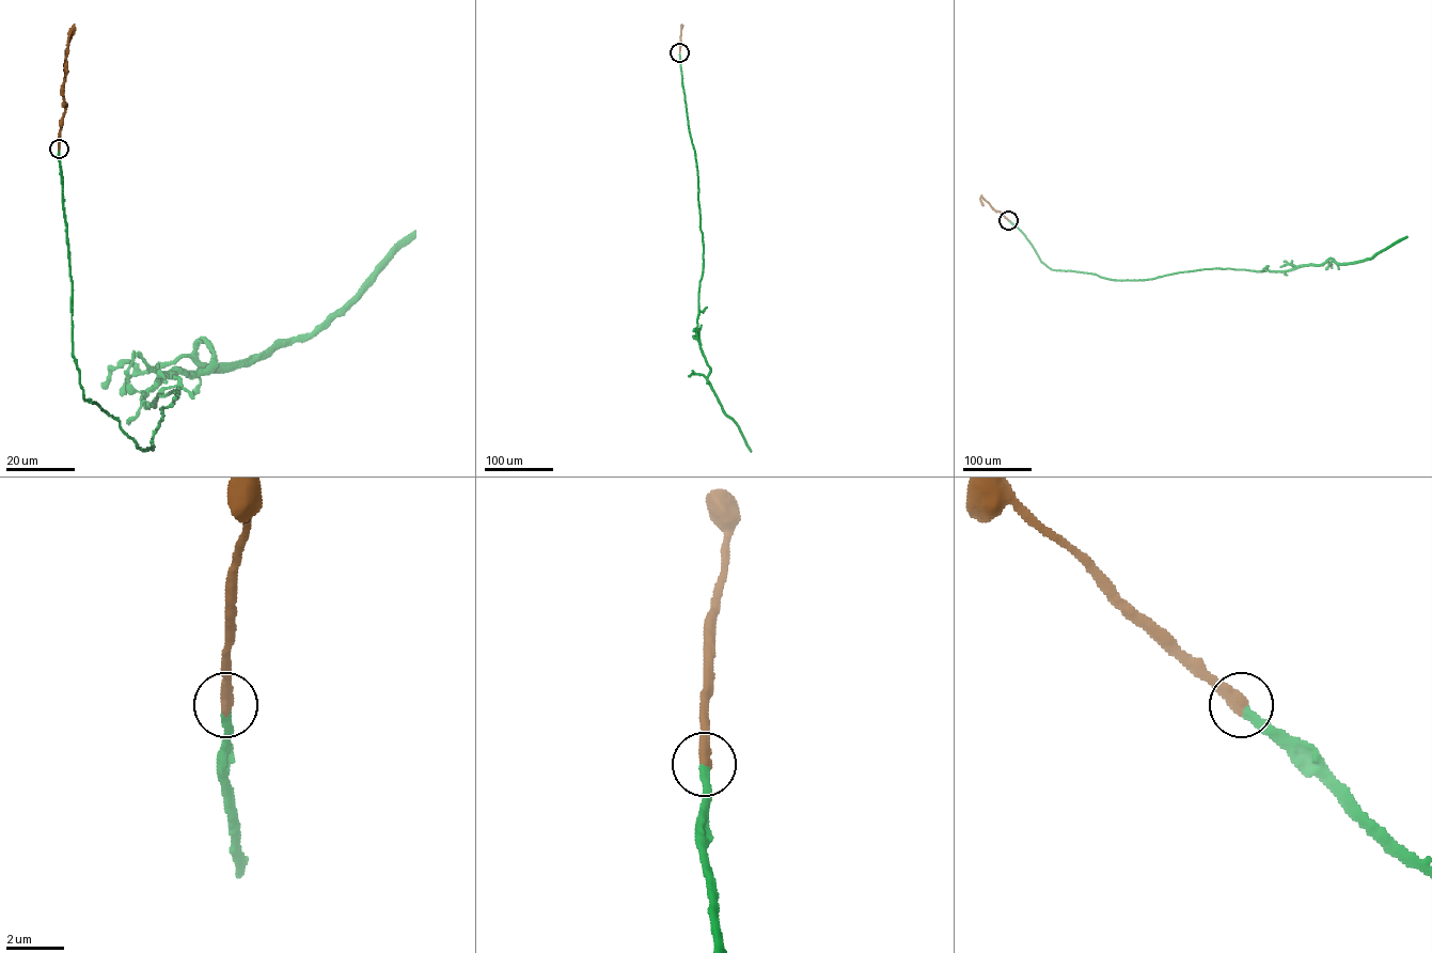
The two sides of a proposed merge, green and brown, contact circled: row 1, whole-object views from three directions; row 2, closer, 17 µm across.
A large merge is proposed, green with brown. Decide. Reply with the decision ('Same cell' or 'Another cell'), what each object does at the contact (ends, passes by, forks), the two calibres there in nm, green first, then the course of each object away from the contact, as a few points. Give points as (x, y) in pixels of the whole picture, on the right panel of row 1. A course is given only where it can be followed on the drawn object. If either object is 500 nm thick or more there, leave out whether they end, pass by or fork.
Same cell. At the ring green ends. At the ring brown ends. Thickness 320 nm (green) against 440 nm. Course of green: (1008, 220), (1051, 269), (1116, 280), (1206, 269), (1286, 271), (1331, 258), (1352, 263), (1406, 236). Course of brown: (1008, 220), (981, 197), (982, 205)

